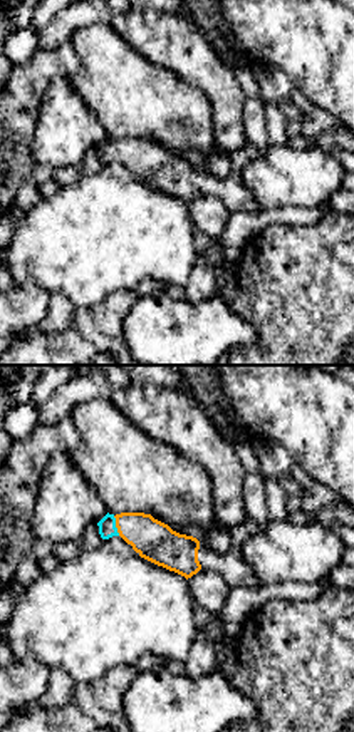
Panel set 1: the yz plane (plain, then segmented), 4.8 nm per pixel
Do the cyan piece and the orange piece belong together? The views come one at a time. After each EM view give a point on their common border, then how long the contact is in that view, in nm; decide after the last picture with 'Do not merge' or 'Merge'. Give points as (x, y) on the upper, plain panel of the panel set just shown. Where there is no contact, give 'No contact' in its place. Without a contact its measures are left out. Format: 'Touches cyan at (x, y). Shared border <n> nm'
Touches cyan at (114, 151). Shared border 100 nm

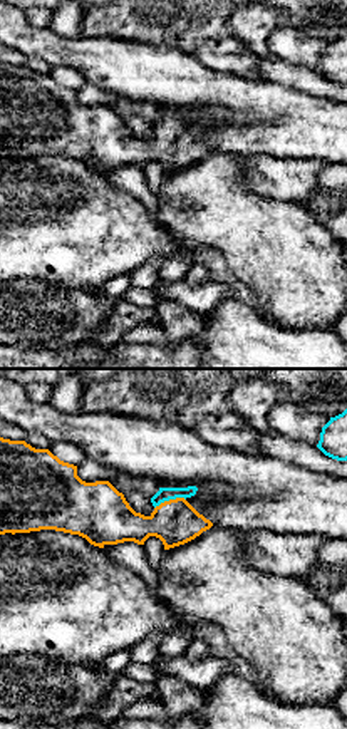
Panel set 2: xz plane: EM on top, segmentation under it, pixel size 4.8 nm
Touches cyan at (170, 123). Shared border 160 nm

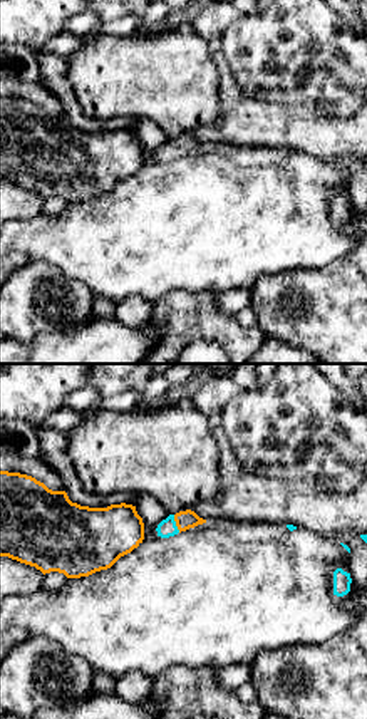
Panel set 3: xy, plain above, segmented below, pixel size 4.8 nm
Touches cyan at (175, 148). Shared border 90 nm

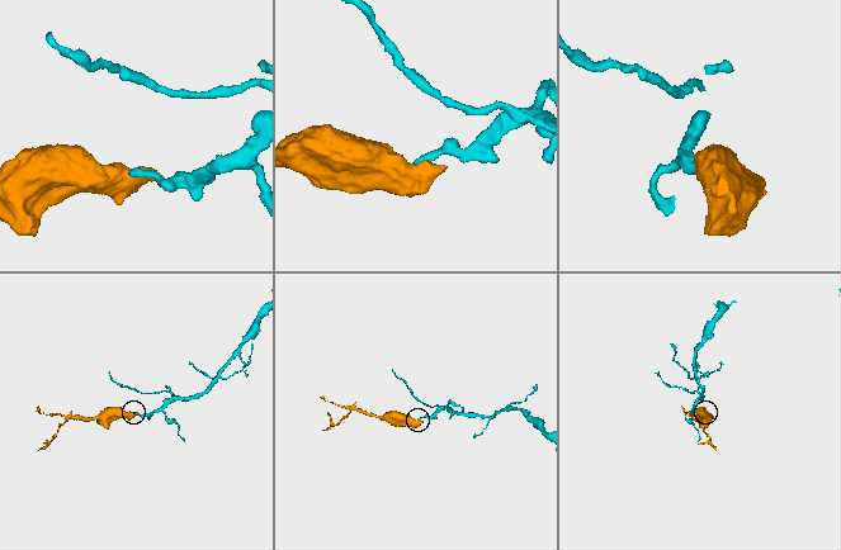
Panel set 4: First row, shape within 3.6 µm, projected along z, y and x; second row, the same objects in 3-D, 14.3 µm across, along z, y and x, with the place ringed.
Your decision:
Merge

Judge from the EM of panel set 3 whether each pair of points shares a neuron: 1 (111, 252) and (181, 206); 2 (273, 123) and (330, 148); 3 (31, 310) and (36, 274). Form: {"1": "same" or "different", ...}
{"1": "same", "2": "same", "3": "same"}

